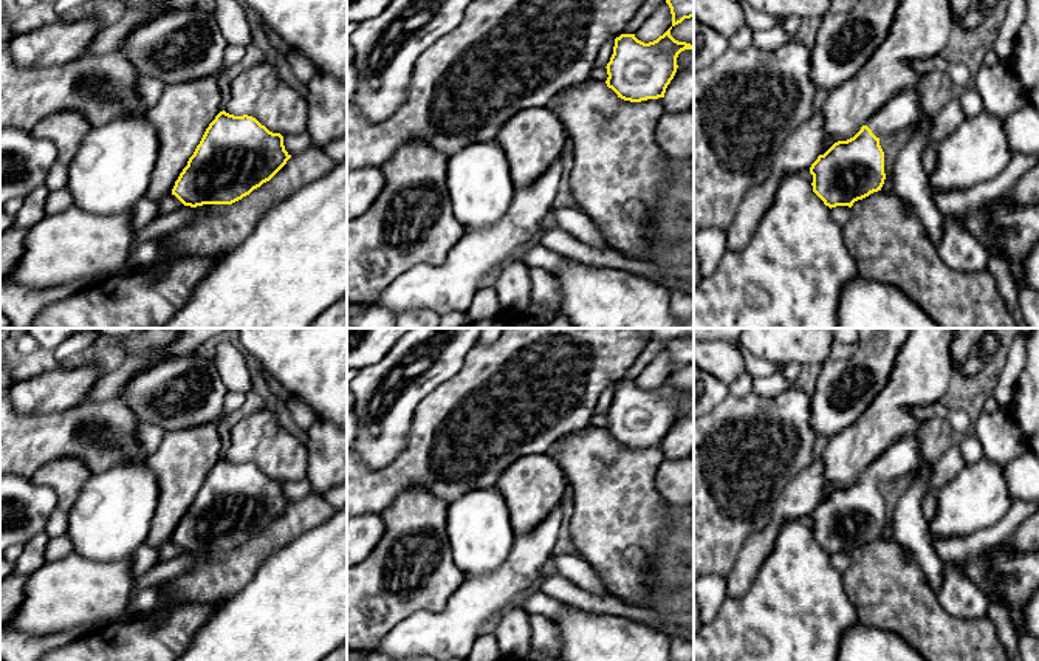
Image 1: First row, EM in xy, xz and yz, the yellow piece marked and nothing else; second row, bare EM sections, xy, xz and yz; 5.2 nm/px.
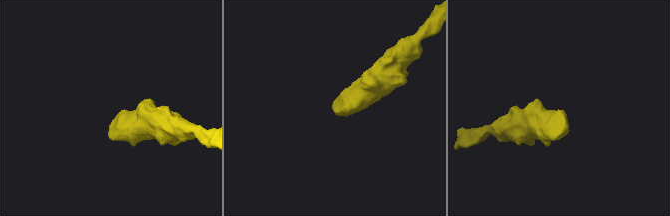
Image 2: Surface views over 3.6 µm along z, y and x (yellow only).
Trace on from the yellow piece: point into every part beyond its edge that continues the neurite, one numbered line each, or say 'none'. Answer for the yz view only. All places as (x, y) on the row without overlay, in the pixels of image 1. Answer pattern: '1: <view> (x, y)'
1: yz (905, 458)

